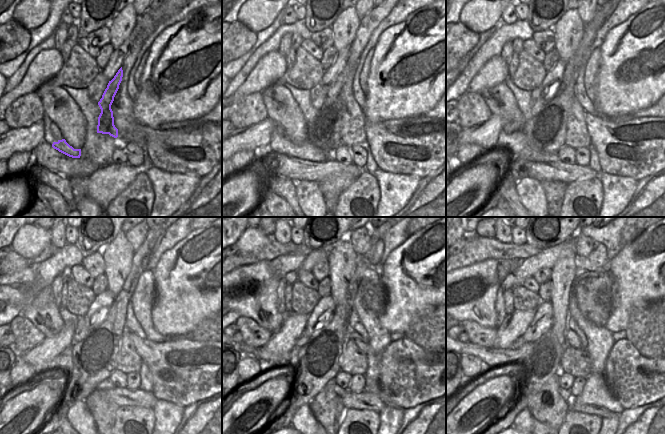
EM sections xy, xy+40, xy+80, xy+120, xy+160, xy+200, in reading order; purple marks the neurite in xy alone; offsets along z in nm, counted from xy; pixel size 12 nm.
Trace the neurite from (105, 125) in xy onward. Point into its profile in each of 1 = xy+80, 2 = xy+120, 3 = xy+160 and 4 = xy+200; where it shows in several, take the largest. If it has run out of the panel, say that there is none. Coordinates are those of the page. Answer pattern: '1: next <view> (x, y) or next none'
1: next xy+80 (557, 110)
2: next xy+120 (109, 334)
3: next xy+160 (334, 336)
4: next xy+200 (595, 296)

